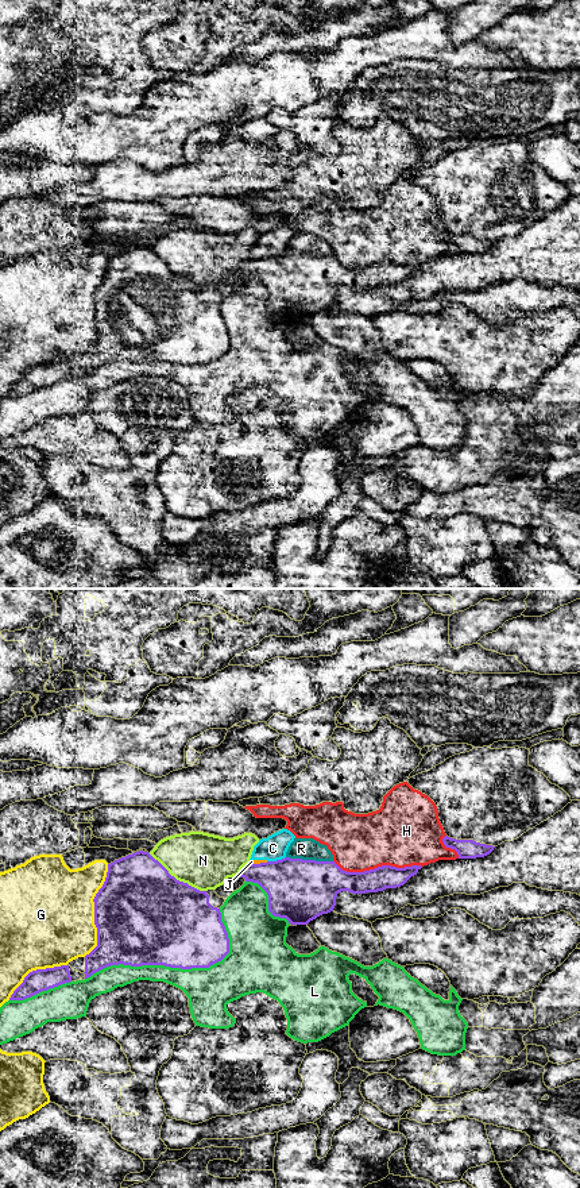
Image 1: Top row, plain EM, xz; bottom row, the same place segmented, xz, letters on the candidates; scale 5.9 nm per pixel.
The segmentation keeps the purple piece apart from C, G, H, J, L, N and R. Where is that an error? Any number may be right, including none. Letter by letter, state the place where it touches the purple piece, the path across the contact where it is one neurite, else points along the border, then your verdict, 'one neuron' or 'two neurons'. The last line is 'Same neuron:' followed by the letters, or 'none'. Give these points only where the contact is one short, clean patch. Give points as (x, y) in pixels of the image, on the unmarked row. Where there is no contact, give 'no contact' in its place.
C: xz (277, 255) | two neurons
G: xz (95, 307) | two neurons
H: xz (378, 262) | two neurons
J: xz (258, 259) | two neurons
L: xz (178, 362) | two neurons
N: xz (176, 274) | two neurons
R: xz (309, 255) | two neurons
Same neuron: none

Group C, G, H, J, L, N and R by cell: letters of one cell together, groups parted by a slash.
C J / G / H / L / N / R

